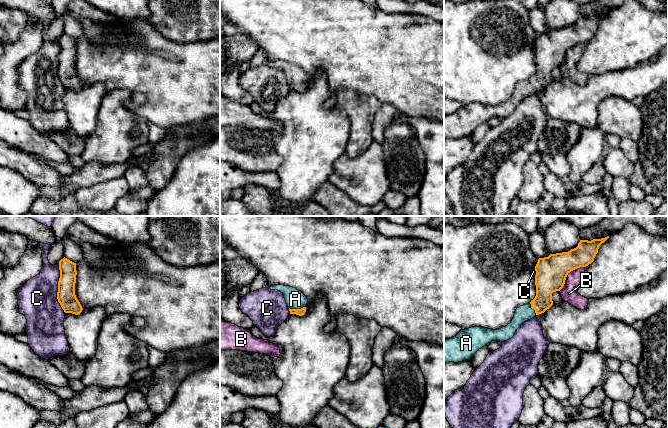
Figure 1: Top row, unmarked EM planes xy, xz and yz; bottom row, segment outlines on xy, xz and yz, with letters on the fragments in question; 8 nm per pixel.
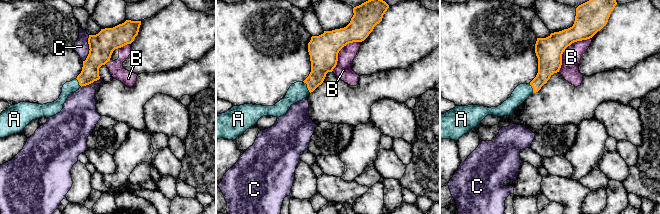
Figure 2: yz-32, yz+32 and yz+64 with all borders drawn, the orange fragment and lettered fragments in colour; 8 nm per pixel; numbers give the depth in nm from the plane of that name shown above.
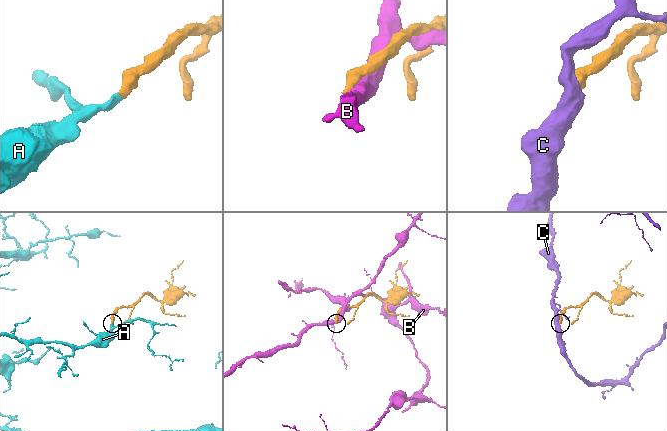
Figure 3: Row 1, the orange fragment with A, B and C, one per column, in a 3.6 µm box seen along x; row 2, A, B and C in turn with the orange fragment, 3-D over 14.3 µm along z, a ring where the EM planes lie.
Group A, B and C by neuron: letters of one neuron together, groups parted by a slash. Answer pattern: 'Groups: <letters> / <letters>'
Groups: A / B / C

